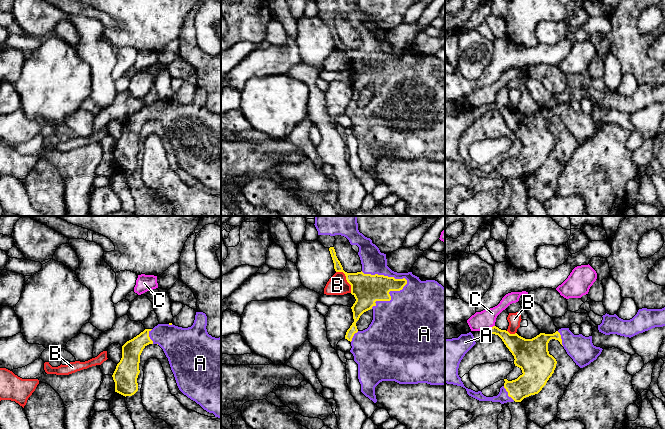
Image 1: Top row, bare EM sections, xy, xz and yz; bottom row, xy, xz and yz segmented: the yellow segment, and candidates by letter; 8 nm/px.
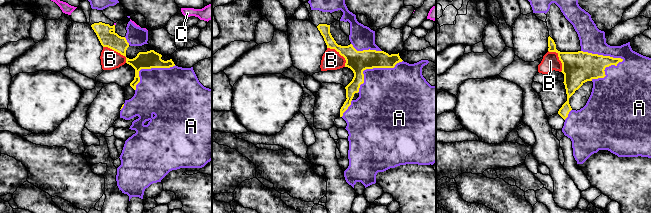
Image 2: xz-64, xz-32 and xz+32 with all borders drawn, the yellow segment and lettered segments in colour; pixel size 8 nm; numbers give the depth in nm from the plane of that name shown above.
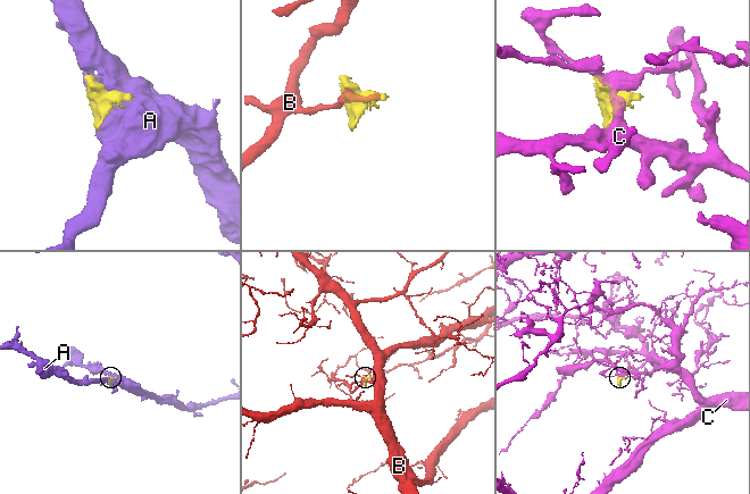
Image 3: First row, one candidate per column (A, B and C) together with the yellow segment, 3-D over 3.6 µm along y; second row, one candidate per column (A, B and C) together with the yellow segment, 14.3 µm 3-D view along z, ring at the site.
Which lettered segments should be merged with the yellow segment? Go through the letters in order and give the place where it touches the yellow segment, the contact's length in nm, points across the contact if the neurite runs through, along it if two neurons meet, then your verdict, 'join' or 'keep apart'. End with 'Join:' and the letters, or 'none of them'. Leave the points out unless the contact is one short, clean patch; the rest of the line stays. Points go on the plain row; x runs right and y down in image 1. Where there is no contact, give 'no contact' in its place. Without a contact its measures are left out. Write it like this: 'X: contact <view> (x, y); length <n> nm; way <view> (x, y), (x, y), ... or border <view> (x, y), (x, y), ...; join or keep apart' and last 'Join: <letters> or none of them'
A: contact xz (385, 52); length 380 nm; join
B: contact xz (346, 55); length 220 nm; border xz (336, 47), (344, 50), (351, 68); keep apart
C: contact yz (491, 103); length 60 nm; border yz (494, 101), (489, 105); keep apart
Join: A

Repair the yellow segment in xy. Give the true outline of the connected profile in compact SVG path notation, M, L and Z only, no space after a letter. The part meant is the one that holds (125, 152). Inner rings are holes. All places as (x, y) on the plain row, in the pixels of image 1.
M196 88L191 103L158 100L127 117L112 151L115 168L126 173L138 167L140 131L147 121L157 120L168 134L179 166L221 194L221 113L209 111L206 102L206 90Z

